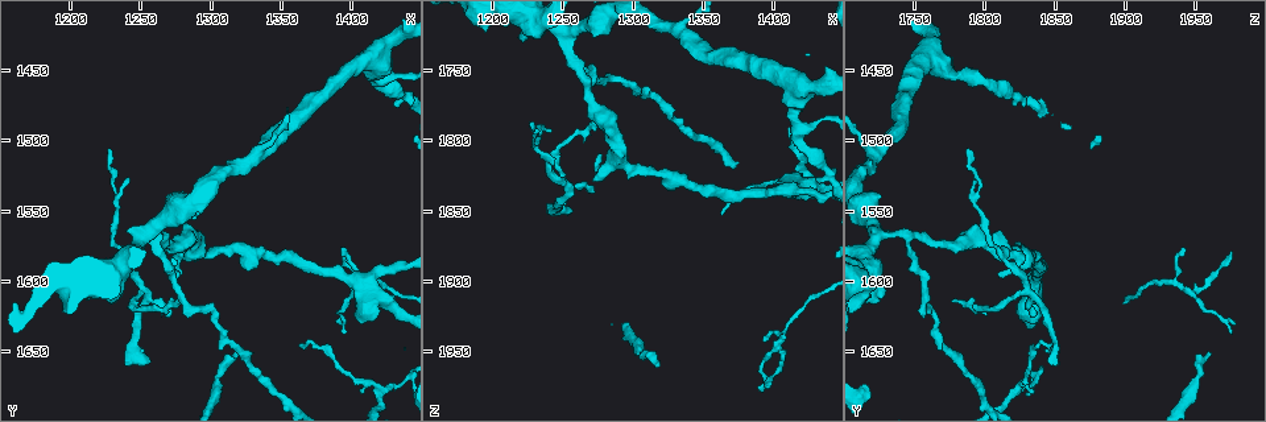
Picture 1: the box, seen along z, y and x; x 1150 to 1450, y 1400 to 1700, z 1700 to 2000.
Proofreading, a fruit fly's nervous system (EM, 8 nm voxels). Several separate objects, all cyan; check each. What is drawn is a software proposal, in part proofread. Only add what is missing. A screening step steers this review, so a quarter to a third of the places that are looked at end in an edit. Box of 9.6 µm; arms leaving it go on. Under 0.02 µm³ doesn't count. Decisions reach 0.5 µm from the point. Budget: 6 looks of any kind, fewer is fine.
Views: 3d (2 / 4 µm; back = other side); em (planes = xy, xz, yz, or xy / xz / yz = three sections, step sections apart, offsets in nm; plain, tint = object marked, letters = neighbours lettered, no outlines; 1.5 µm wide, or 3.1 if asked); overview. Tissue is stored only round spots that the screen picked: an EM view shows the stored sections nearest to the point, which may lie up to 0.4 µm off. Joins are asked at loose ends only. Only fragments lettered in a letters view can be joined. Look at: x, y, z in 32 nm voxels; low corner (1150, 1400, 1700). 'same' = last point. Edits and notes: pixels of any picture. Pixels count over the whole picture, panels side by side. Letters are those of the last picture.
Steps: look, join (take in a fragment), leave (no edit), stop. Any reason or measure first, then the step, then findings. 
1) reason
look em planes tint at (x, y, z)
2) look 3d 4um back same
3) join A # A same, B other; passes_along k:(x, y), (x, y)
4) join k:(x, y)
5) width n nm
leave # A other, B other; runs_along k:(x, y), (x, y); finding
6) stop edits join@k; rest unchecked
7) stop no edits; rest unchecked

tapers out
look em planes letters at (1394, 1580, 1976)

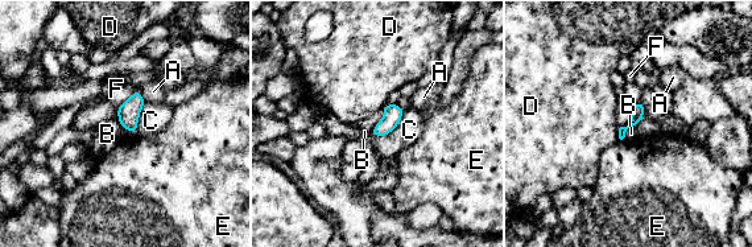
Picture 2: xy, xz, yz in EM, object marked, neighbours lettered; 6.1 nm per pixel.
leave # A other, B other, C other, D other, E other, F other; border 2:(137, 90), (118, 107); no lettered fragment goes on from it

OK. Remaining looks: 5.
branch stops here
look 3d 2um at (1316, 1652, 1962)

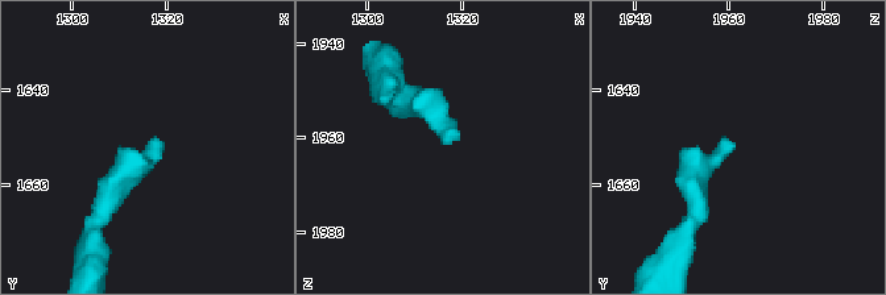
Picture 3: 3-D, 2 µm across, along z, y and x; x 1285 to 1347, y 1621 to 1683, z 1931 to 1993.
need the tissue
look em planes letters at (1317, 1652, 1961)

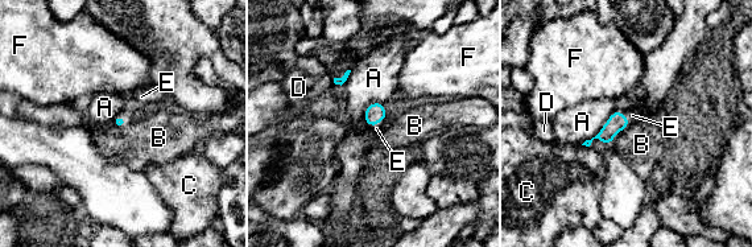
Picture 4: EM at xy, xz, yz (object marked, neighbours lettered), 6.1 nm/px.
join E # A other, B other, C other, D other, E same, F other; the neuron continues

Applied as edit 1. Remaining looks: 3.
tapers out
look 3d 4um at (1228, 1504, 1788)

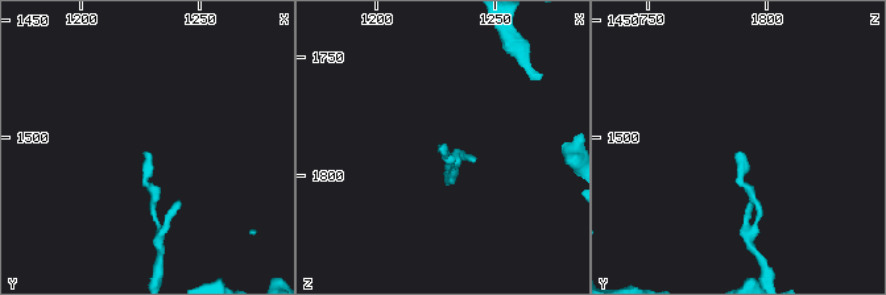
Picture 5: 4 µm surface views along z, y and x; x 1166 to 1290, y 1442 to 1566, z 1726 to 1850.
look em planes plain at (1227, 1505, 1788)

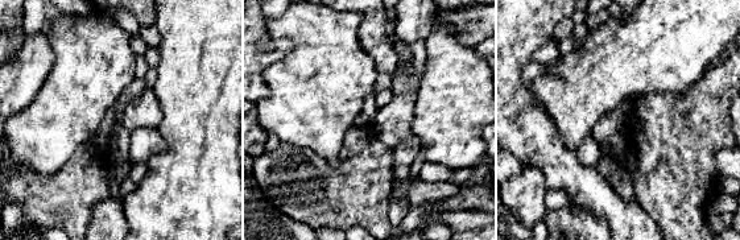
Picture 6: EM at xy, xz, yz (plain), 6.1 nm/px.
see the neighbours
look em planes letters same

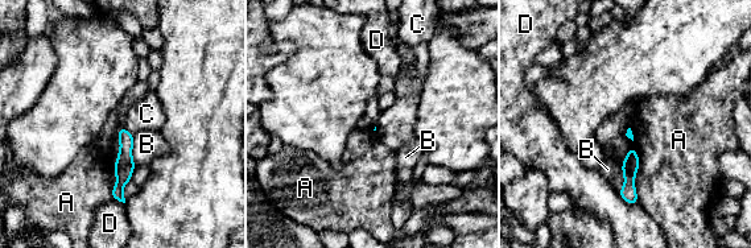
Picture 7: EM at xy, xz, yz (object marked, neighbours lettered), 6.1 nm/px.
leave # A other, B other, C other, D other; none of them fits

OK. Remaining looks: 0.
stop edits join@4; rest unchecked

